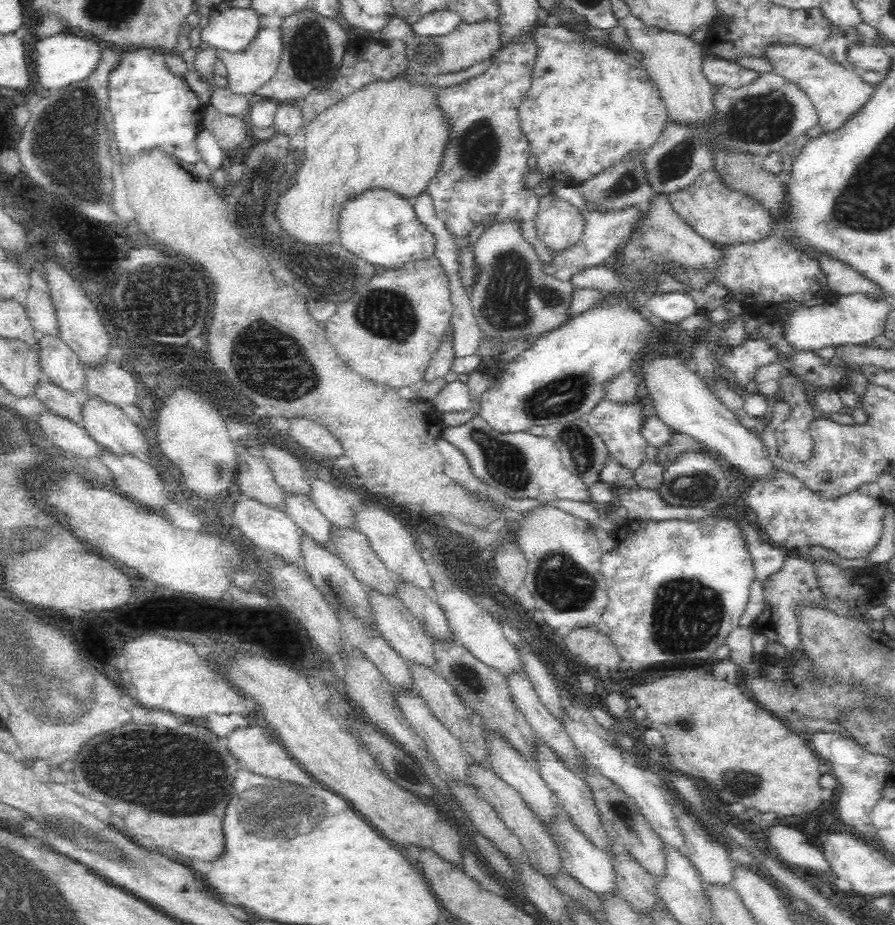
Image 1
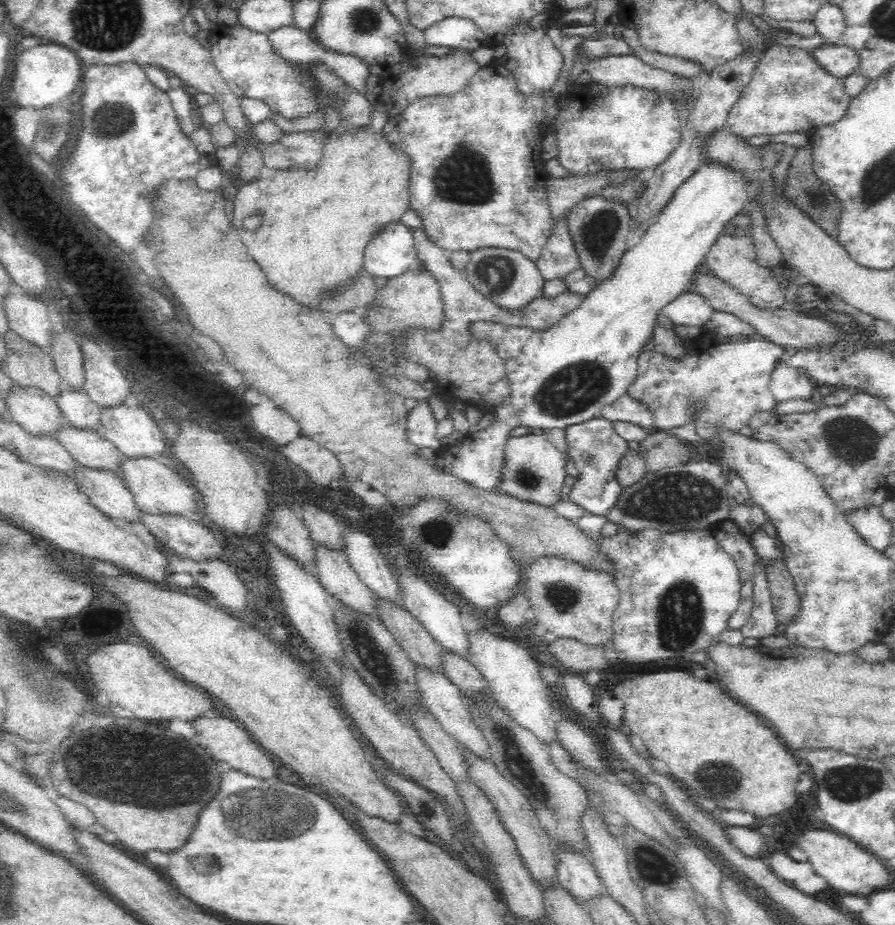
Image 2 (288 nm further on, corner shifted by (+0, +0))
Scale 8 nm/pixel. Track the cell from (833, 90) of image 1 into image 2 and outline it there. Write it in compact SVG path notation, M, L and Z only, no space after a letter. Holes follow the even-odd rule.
M776 40L774 44L764 48L762 54L758 56L754 74L752 74L752 82L750 82L750 86L746 86L738 106L734 106L734 110L730 112L726 122L738 136L742 136L746 140L750 140L754 136L778 136L778 134L814 136L818 128L838 124L850 112L852 102L854 102L854 96L846 92L844 78L830 74L812 52L806 52L802 48L784 46L784 44L778 44L778 40Z

